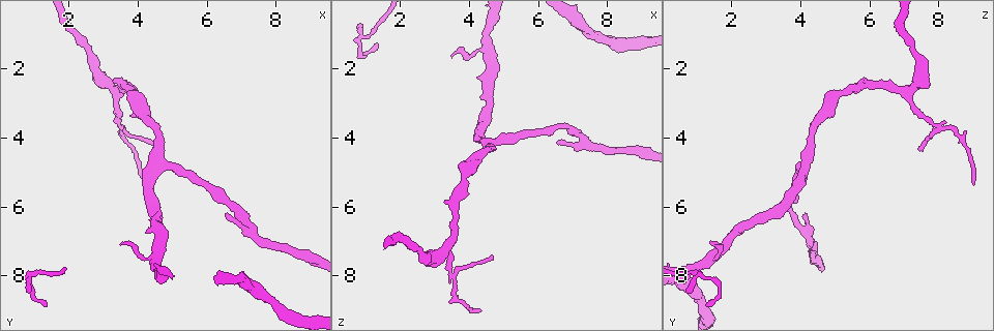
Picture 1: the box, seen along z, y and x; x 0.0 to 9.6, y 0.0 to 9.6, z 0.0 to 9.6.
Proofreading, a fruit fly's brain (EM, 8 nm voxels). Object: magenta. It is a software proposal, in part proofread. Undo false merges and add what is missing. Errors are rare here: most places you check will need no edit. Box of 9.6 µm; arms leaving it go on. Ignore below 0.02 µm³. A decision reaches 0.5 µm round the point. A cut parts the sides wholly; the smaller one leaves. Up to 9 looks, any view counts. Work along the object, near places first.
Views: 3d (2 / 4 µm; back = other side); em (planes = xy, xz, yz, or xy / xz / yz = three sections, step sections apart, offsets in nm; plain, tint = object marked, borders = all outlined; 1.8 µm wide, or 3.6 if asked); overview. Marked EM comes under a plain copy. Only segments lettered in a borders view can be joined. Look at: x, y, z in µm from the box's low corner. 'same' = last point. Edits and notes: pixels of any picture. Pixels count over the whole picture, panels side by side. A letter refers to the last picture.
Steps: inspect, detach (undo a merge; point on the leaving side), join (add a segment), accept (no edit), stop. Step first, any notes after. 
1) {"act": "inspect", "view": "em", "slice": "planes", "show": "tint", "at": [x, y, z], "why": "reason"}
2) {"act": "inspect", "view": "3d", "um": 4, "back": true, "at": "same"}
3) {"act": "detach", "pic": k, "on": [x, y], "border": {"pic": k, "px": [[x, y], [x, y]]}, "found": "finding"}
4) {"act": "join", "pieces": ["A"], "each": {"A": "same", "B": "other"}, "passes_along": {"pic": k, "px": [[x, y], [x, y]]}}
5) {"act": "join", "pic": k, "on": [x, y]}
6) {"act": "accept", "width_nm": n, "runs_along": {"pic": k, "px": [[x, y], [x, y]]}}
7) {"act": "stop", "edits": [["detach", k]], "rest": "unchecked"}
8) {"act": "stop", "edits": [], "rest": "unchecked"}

{"act": "inspect", "view": "em", "slice": "yz", "step": 16, "show": "tint", "at": [4.60, 4.70, 4.15], "why": "side arm on a straight run"}

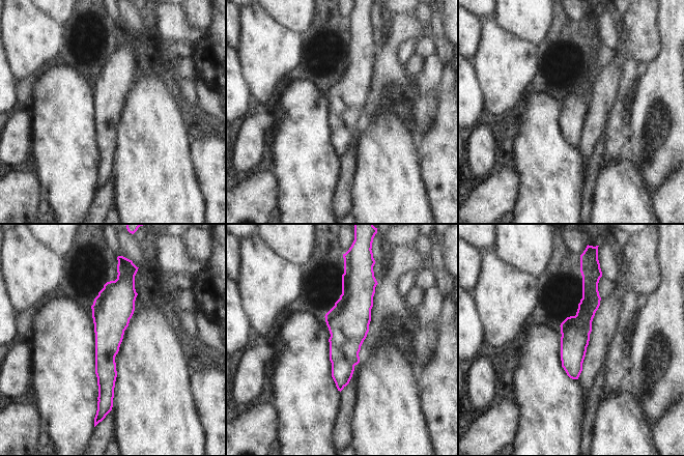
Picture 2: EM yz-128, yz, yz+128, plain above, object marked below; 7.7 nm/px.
{"act": "inspect", "view": "em", "slice": "planes", "show": "borders", "at": "same"}

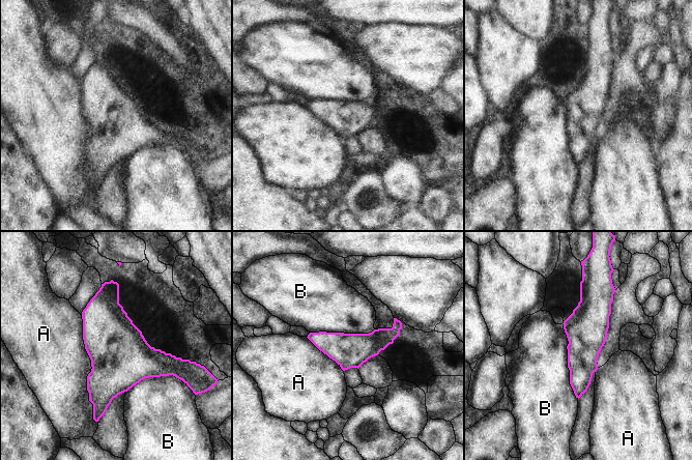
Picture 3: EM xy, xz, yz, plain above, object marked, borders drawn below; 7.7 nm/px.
{"act": "accept", "width_nm": 280, "each": {"A": "other", "B": "other"}, "found": "all the same cell"}

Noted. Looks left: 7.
{"act": "inspect", "view": "em", "slice": "planes", "show": "borders", "at": [6.60, 6.30, 4.15], "why": "tapers out"}

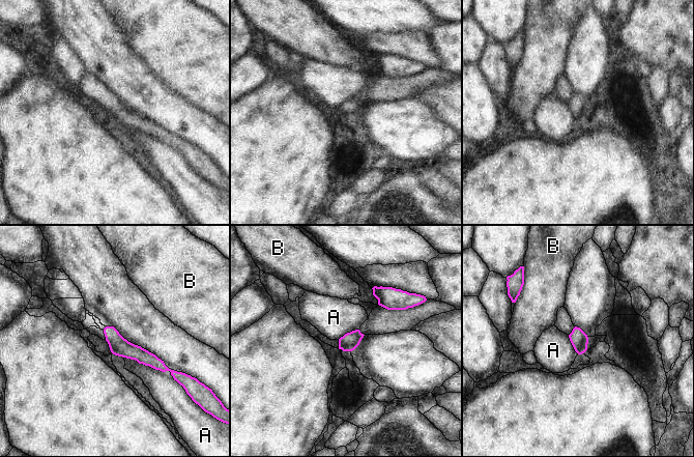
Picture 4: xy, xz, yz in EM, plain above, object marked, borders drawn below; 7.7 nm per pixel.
{"act": "accept", "longest_contact_nm": ["A", 440], "each": {"A": "other", "B": "other"}, "runs_along": {"pic": 4, "px": [[106, 331], [123, 348], [164, 368]]}, "found": "none of them fits"}

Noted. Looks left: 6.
{"act": "inspect", "view": "em", "slice": "planes", "show": "borders", "at": [3.55, 7.15, 1.65], "why": "tapers out"}

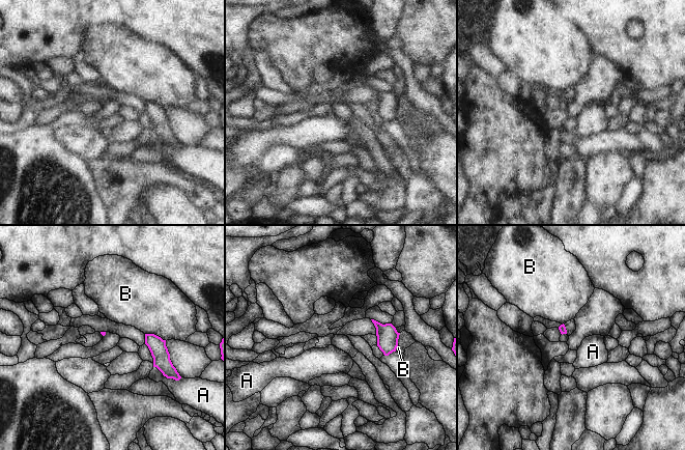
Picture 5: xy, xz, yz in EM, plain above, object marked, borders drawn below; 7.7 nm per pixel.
{"act": "accept", "each": {"A": "other", "B": "other"}, "border": {"pic": 5, "px": [[153, 366], [164, 375], [171, 378]]}, "found": "none of them fits"}

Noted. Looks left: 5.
{"act": "inspect", "view": "em", "slice": "xz", "step": 16, "show": "borders", "at": [4.65, 4.35, 7.40], "why": "branch stops here"}

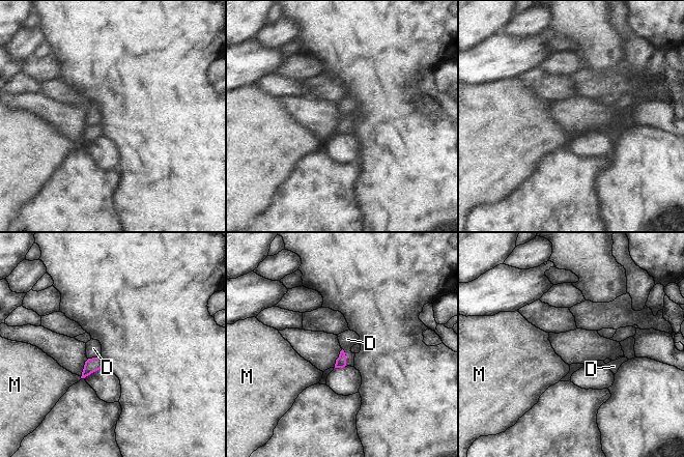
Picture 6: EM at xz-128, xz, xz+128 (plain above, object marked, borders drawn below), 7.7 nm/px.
{"act": "inspect", "view": "em", "slice": "planes", "show": "borders", "at": "same"}

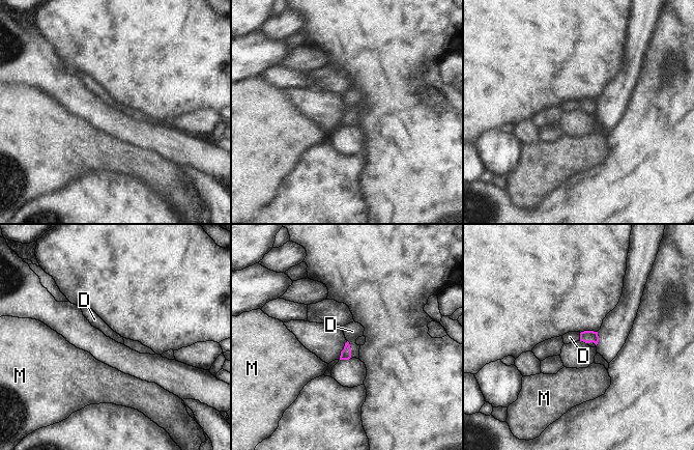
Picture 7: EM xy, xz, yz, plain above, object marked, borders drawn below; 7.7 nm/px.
{"act": "accept", "longest_contact_nm": ["D", 150], "each": {"D": "other", "M": "other"}, "border": {"pic": 7, "px": [[347, 340], [350, 346], [350, 358]]}, "found": "none of them fits"}

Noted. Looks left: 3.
{"act": "stop", "edits": [], "rest": "unchecked"}

